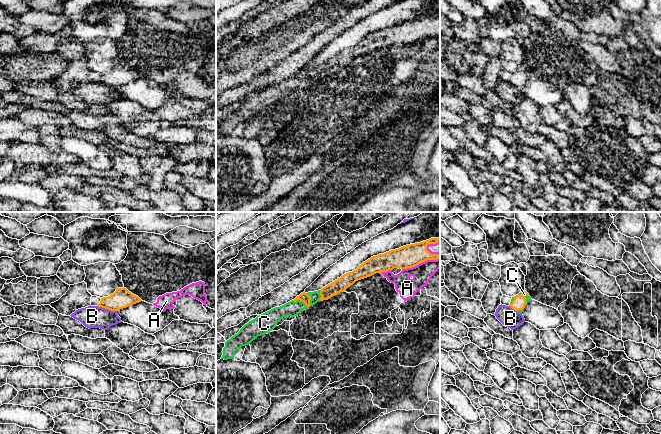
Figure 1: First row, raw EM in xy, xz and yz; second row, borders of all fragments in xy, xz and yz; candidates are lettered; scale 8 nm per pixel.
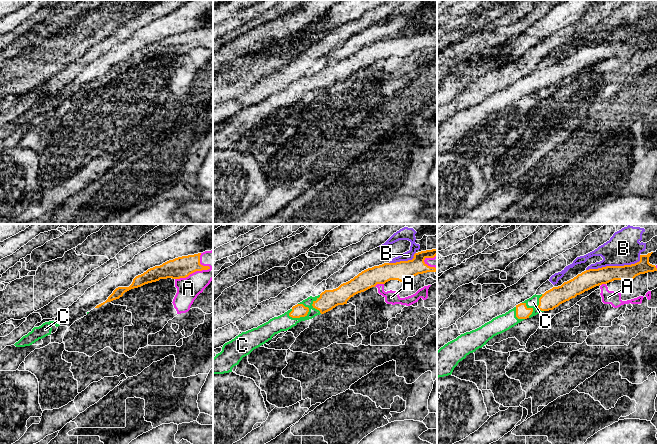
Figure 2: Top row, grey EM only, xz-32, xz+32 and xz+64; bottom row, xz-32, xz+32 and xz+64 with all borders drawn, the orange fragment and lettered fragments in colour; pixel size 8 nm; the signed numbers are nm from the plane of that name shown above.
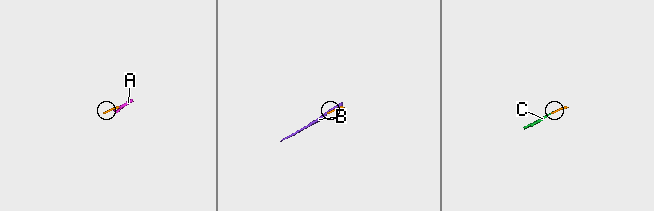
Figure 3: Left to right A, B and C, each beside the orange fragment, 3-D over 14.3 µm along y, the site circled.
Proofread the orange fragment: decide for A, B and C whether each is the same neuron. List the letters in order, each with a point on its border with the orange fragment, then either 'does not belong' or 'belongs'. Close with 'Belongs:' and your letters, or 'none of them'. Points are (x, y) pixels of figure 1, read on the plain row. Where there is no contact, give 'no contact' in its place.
A: xz (435, 35) | belongs
B: xy (107, 84) | does not belong
C: xz (300, 76) | belongs
Belongs: A, C

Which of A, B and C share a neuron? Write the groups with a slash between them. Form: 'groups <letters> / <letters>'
groups A C / B

